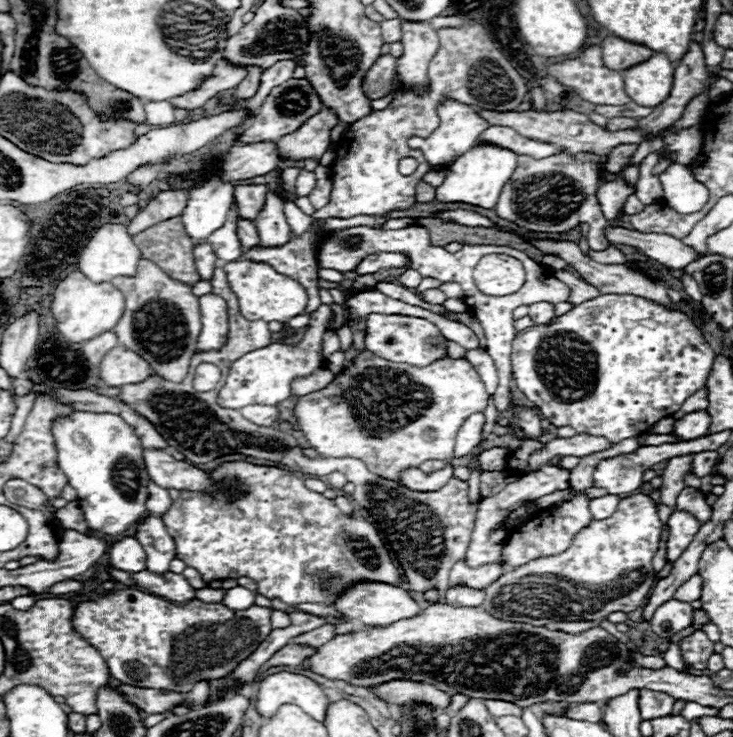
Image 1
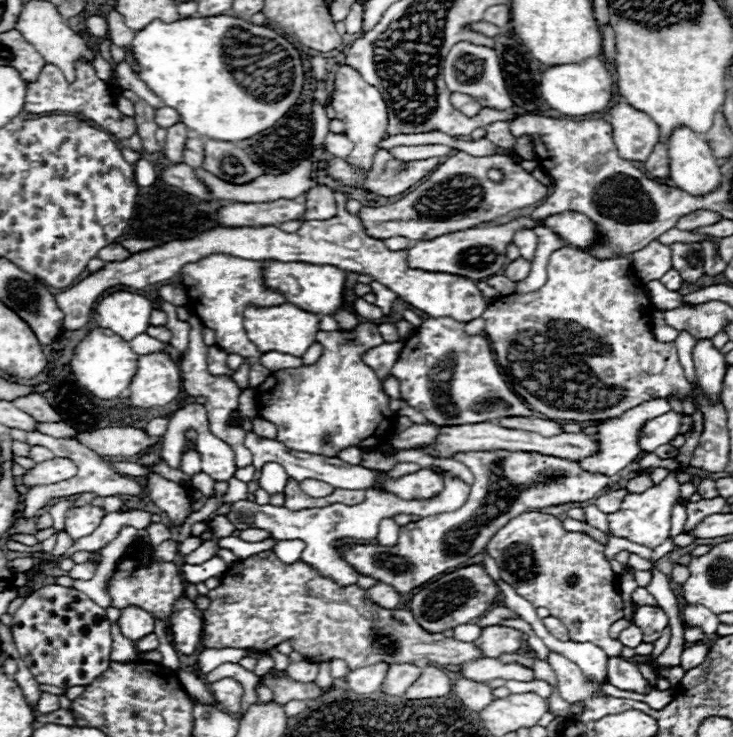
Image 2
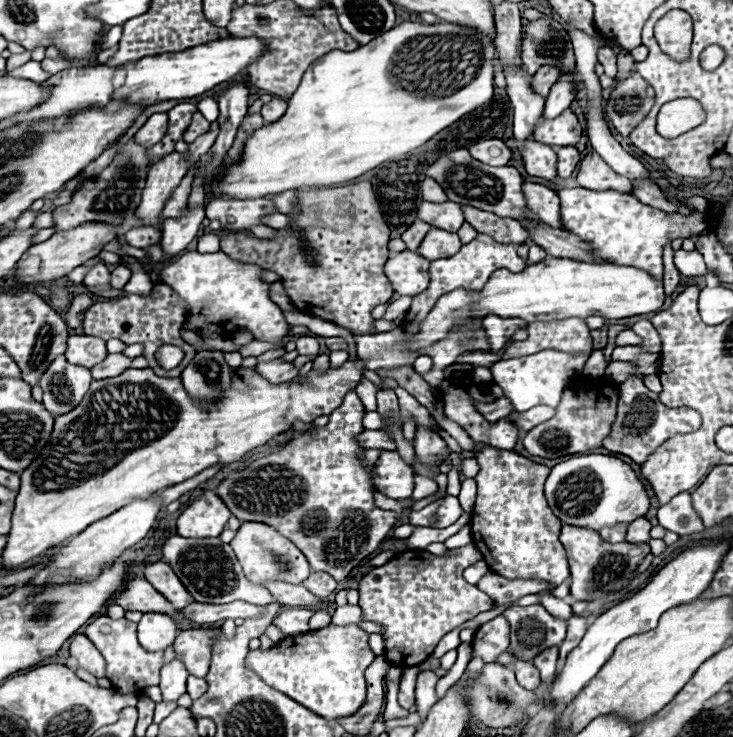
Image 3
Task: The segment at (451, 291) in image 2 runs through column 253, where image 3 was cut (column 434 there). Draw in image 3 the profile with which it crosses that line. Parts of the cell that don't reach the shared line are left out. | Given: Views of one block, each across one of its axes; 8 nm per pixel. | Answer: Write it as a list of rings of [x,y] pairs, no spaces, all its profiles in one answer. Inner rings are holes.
[[[432,227],[426,234],[426,238],[422,240],[418,254],[428,260],[438,260],[438,258],[454,256],[454,252],[458,252],[460,248],[462,248],[462,242],[458,234],[450,234],[450,232]]]

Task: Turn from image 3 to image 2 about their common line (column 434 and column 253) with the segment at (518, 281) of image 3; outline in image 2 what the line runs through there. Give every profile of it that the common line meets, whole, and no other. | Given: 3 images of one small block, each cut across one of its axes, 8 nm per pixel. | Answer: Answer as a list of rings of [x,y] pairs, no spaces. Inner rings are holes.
[[[284,302],[278,306],[250,306],[244,312],[244,326],[246,326],[246,334],[248,338],[262,350],[262,352],[284,352],[284,354],[292,354],[292,356],[302,356],[316,340],[316,332],[318,332],[318,322],[320,316],[304,312],[302,308]]]

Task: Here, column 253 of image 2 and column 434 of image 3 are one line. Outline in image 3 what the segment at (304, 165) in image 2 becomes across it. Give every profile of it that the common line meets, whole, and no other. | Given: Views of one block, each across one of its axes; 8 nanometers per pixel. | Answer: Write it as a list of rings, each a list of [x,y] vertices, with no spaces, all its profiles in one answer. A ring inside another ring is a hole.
[[[426,178],[422,182],[422,194],[424,194],[424,200],[428,200],[428,202],[446,202],[448,200],[444,190],[432,178]]]

